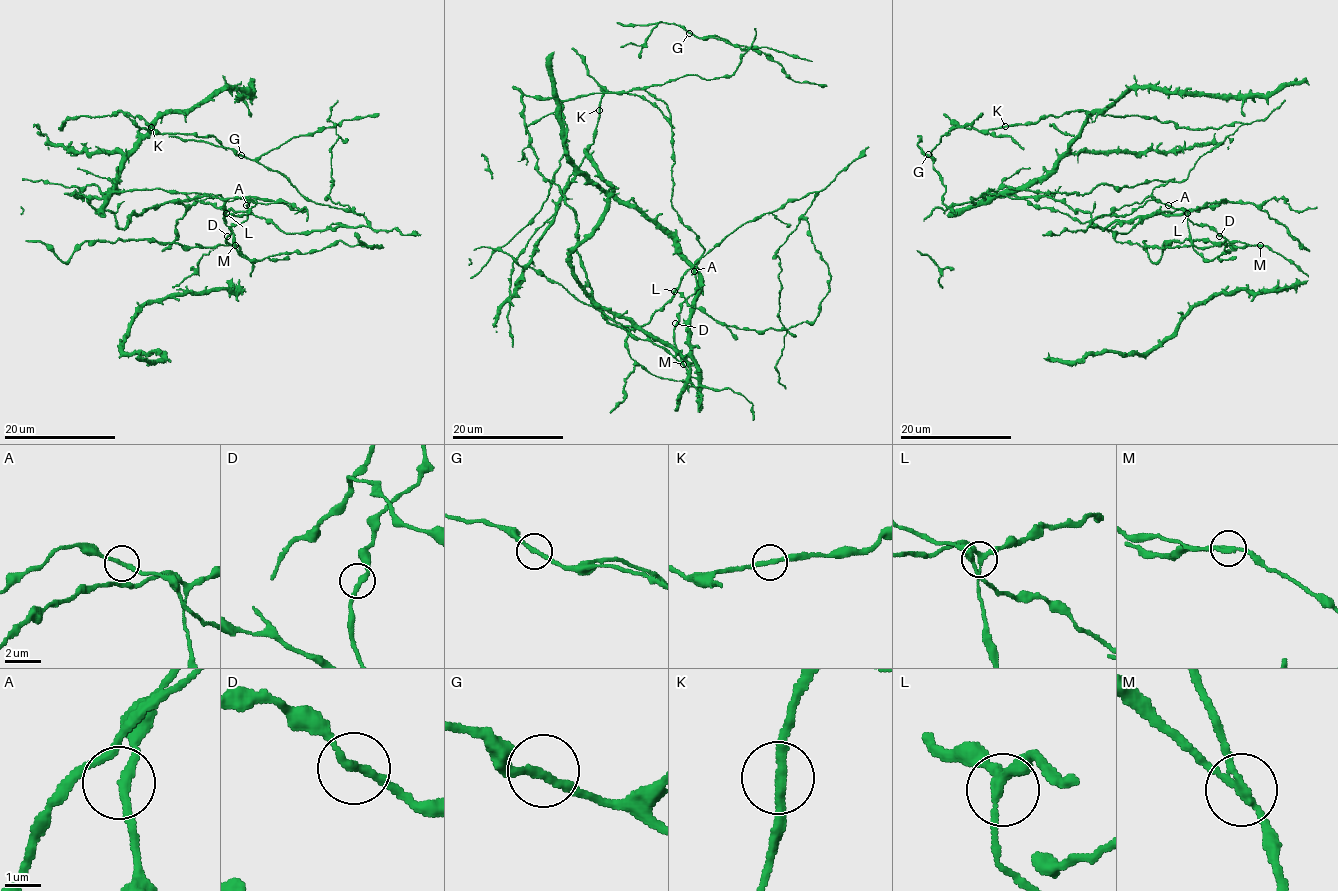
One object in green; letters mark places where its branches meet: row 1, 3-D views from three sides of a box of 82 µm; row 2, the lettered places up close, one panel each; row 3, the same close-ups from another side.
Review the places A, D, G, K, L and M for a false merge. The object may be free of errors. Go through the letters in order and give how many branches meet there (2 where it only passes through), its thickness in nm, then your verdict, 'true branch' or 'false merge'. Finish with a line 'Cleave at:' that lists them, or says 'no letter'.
A: branches 3; calibre 190 nm; true branch
D: branches 2; calibre 240 nm; true branch
G: branches 2; calibre 240 nm; true branch
K: branches 2; calibre 240 nm; true branch
L: branches 3; calibre 260 nm; true branch
M: branches 3; calibre 200 nm; false merge
Cleave at: M

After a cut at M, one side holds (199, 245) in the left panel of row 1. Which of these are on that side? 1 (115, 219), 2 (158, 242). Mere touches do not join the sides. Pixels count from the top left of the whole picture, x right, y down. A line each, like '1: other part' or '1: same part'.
1: other part
2: same part

